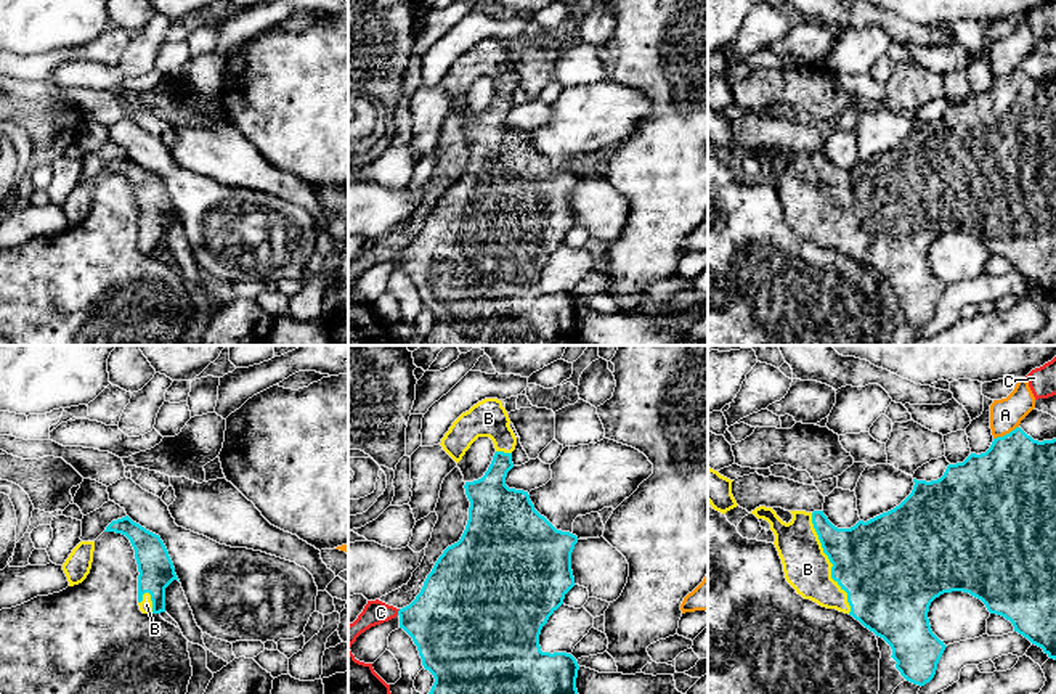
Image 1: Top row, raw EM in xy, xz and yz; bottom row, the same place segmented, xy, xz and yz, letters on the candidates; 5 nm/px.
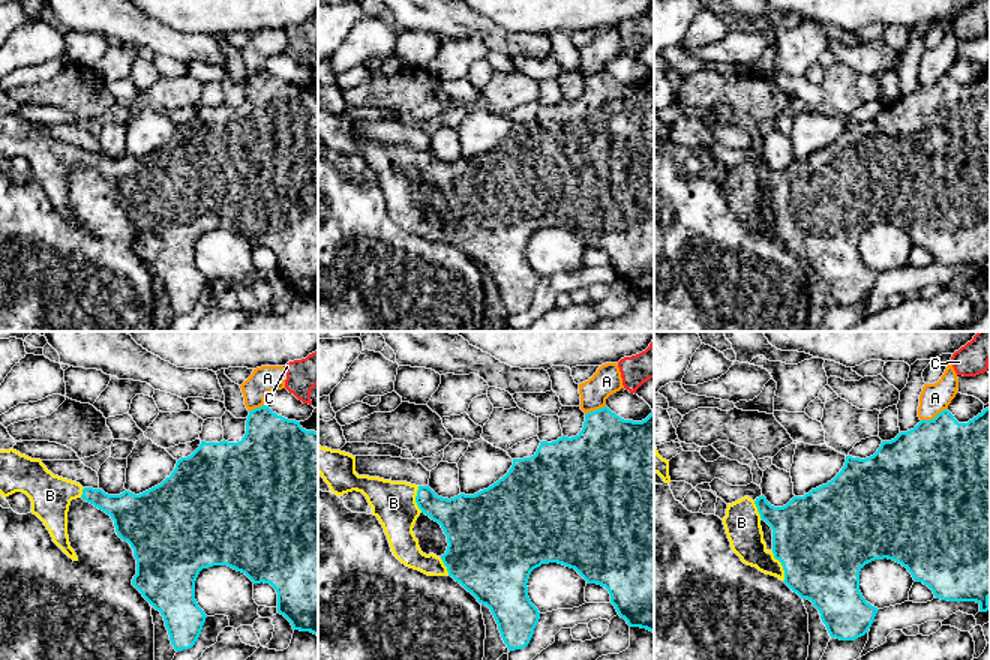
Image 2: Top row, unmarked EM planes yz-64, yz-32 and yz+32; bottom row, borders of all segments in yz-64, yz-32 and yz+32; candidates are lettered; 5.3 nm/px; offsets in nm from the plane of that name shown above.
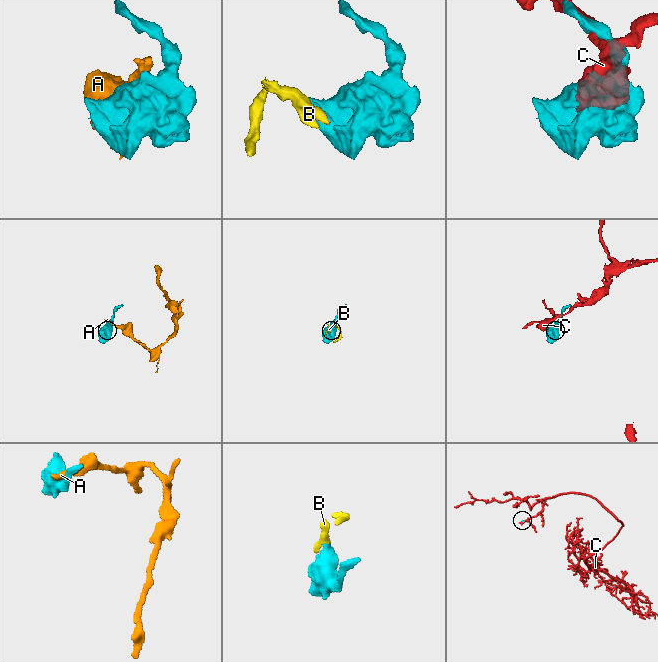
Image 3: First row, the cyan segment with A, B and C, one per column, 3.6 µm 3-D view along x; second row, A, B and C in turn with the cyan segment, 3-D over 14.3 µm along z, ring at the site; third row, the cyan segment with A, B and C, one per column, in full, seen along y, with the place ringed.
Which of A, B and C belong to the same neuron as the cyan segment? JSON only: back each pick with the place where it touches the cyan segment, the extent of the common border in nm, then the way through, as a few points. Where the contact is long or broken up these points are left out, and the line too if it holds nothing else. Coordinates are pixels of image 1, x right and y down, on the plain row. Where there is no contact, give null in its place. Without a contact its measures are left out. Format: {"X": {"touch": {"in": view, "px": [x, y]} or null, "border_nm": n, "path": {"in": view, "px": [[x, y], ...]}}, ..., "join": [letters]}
{"B": {"touch": {"in": "yz", "px": [830, 201]}, "border_nm": 550}, "join": ["B"]}

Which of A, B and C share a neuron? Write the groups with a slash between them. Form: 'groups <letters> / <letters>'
groups A / B / C

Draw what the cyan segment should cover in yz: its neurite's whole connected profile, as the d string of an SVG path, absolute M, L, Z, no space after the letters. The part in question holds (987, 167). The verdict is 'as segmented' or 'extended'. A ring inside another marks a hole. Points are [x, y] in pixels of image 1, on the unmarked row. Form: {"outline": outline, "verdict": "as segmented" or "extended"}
{"outline": "M1016 67L1009 74L993 79L985 93L971 93L963 103L948 104L940 119L931 122L913 119L913 122L912 133L899 146L867 162L859 161L851 169L835 167L823 151L790 151L793 159L788 164L783 162L772 148L759 146L751 151L751 154L770 164L770 170L775 175L774 185L782 199L785 218L796 233L822 247L836 249L852 255L865 268L883 278L892 289L891 297L897 302L896 308L913 325L924 326L936 315L937 304L947 286L932 273L928 252L936 238L952 231L969 233L981 239L990 254L1009 260L1014 271L1027 278L1032 284L1042 288L1050 299L1056 300L1056 79L1038 82L1027 76L1021 67Z", "verdict": "extended"}

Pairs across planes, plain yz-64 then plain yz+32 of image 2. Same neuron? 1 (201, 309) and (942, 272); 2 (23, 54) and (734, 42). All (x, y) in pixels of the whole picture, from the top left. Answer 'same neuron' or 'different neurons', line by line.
1: same neuron
2: different neurons

